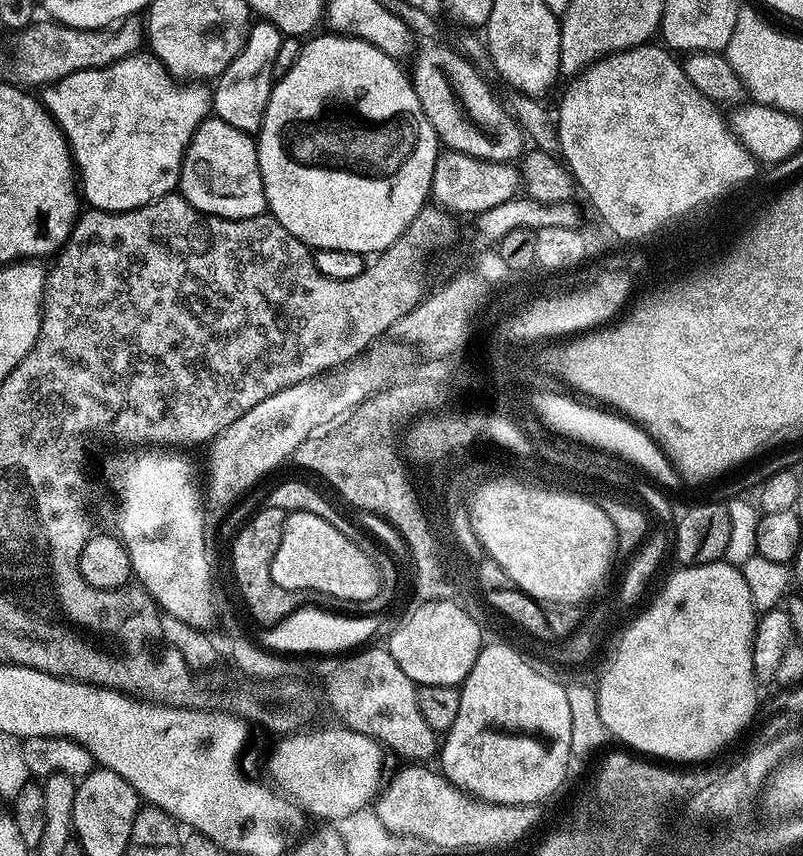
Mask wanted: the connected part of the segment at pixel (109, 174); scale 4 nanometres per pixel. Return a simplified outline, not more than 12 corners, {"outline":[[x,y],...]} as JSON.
{"outline":[[141,50],[43,85],[82,196],[179,185],[210,96]]}

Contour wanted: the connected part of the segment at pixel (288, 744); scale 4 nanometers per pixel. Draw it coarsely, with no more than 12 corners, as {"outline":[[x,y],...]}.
{"outline":[[347,726],[268,760],[297,809],[337,822],[382,788],[385,749]]}

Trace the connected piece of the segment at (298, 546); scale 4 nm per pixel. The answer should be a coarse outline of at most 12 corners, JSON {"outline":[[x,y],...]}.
{"outline":[[318,514],[285,515],[270,574],[338,599],[380,593],[354,541]]}

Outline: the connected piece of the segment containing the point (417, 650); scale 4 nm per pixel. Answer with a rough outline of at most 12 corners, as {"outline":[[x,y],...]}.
{"outline":[[455,599],[417,603],[386,641],[417,686],[459,686],[486,637]]}

